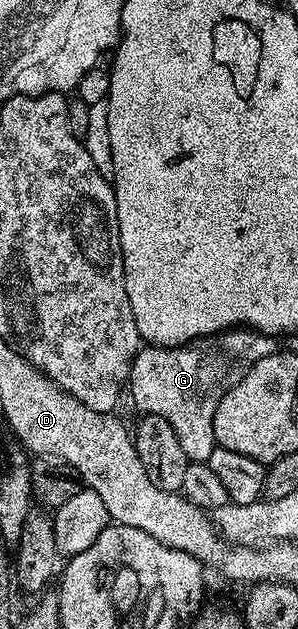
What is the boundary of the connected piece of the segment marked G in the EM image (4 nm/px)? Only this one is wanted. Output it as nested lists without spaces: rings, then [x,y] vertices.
[[[232,328],[210,335],[206,344],[144,345],[131,362],[129,394],[131,390],[131,398],[139,412],[169,420],[188,462],[207,462],[217,445],[213,432],[217,404],[247,375],[250,366],[276,353],[275,342],[272,335],[260,334],[257,330]]]

